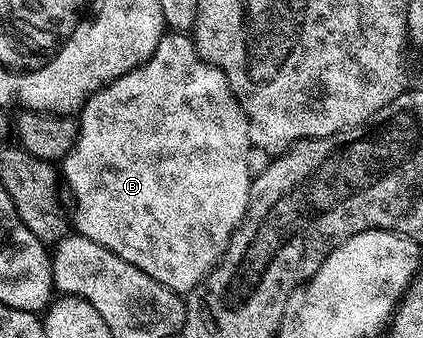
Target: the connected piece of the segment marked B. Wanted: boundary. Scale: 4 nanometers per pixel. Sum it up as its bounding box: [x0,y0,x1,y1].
[60,30,252,294]

